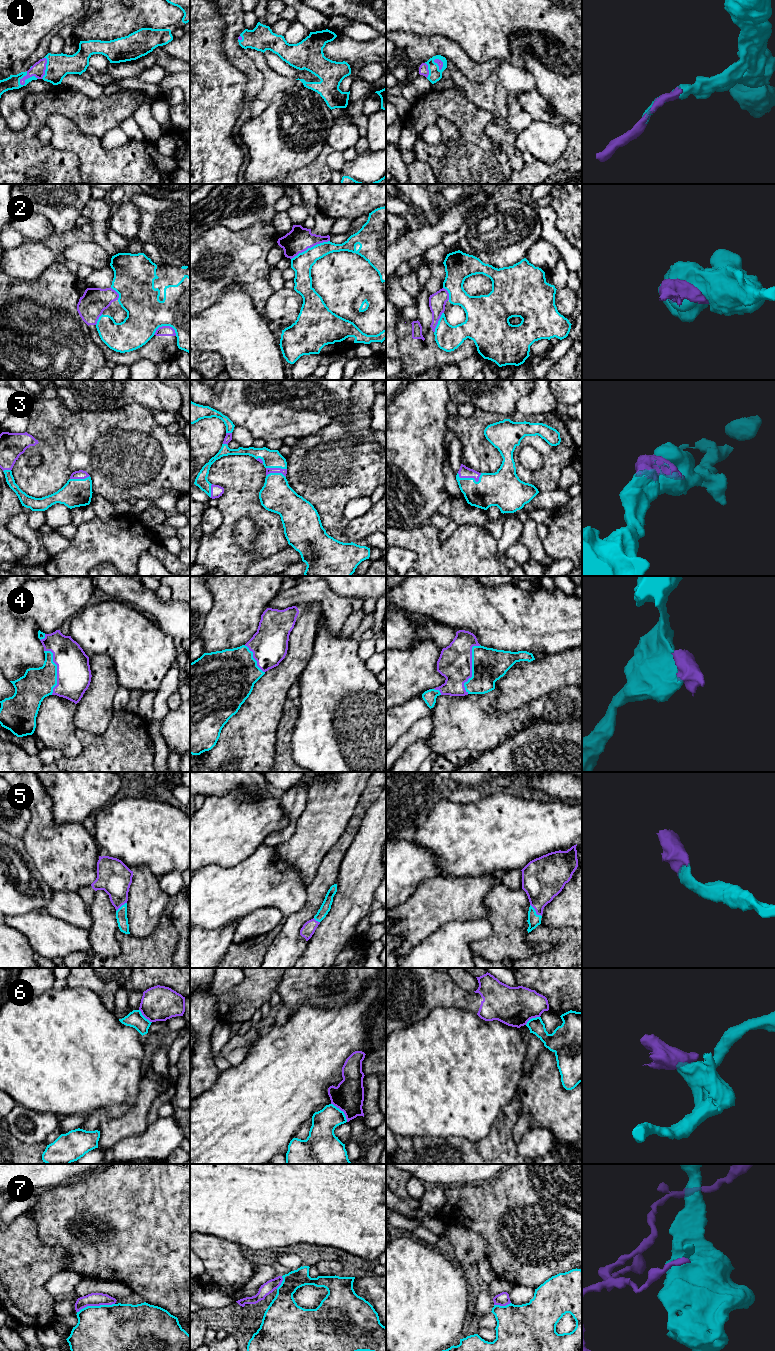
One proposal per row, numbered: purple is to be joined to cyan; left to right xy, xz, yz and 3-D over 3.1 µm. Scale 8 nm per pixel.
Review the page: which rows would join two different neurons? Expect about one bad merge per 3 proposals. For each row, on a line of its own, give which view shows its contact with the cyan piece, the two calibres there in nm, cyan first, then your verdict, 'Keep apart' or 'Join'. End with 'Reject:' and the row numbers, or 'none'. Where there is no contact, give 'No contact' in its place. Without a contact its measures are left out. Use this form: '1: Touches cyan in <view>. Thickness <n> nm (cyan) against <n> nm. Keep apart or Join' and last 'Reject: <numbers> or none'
1: Touches cyan in xy. Thickness 110 nm (cyan) against 110 nm. Join
2: Touches cyan in xz. Thickness 160 nm (cyan) against 200 nm. Keep apart
3: Touches cyan in yz. Thickness 280 nm (cyan) against 100 nm. Join
4: Touches cyan in yz. Thickness 280 nm (cyan) against 280 nm. Join
5: Touches cyan in yz. Thickness 100 nm (cyan) against 320 nm. Join
6: Touches cyan in xz. Thickness 200 nm (cyan) against 240 nm. Keep apart
7: Touches cyan in xy. Thickness 380 nm (cyan) against 110 nm. Keep apart
Reject: 2, 6, 7

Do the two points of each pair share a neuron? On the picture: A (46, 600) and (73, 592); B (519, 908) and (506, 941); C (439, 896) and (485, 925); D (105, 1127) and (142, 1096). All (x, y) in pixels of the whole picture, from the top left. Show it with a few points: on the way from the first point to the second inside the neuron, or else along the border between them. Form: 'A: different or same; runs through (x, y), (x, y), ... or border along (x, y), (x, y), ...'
A: same; runs through (53, 600), (60, 599), (66, 593)
B: same; runs through (511, 916), (509, 918), (509, 933)
C: different; border along (483, 917), (479, 920), (469, 919), (452, 922)
D: same; runs through (116, 1127), (120, 1127), (140, 1107)

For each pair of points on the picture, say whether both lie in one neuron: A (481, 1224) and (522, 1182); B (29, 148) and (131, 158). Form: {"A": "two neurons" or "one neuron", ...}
{"A": "one neuron", "B": "two neurons"}

